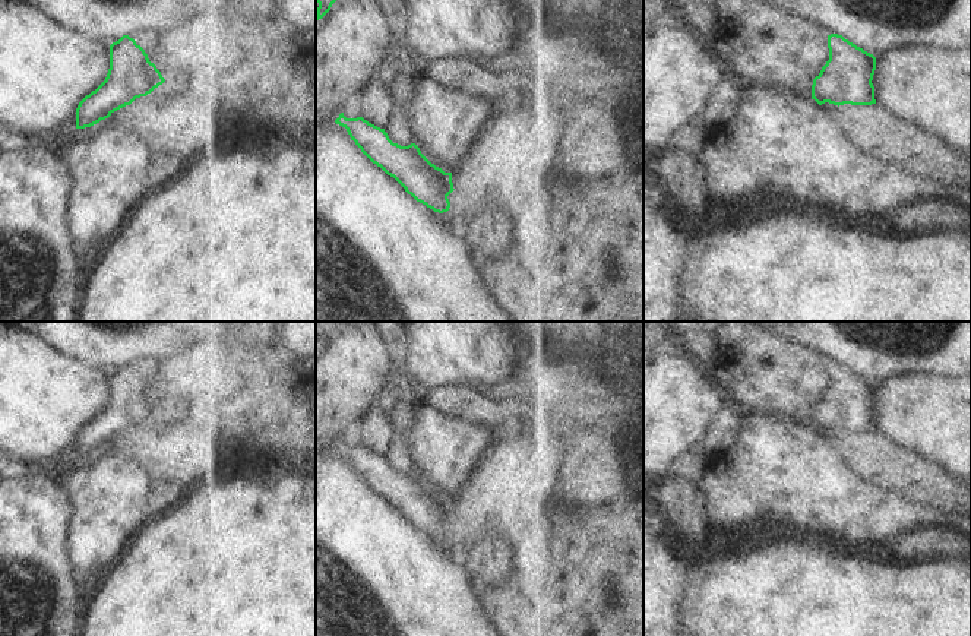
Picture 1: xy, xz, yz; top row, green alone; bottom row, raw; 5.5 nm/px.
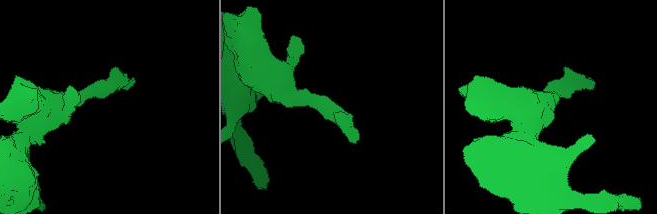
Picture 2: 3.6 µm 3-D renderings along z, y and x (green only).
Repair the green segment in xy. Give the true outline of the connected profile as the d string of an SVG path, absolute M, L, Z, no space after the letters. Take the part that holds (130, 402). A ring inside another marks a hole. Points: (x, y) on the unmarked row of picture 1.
M129 363L110 373L110 396L105 408L76 436L76 456L91 455L114 439L146 424L165 406L145 377Z

